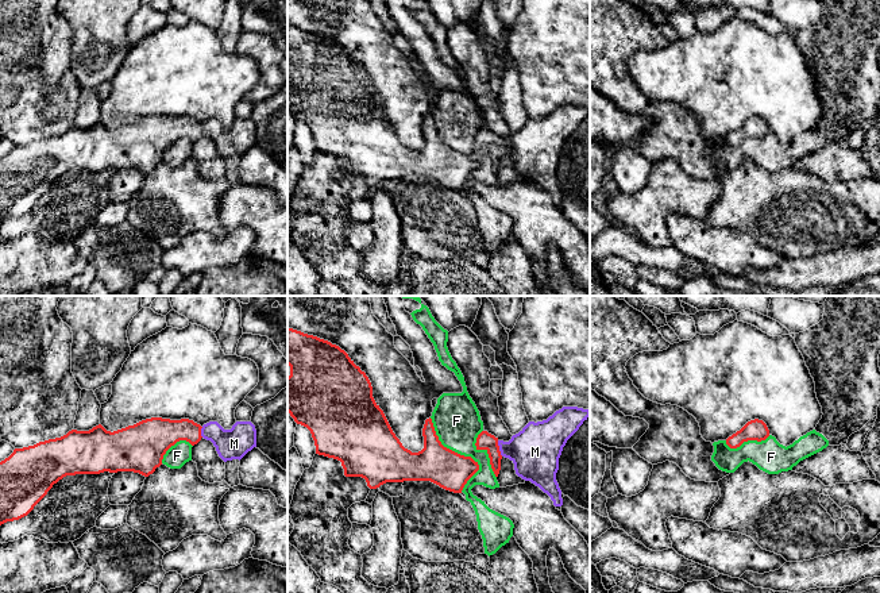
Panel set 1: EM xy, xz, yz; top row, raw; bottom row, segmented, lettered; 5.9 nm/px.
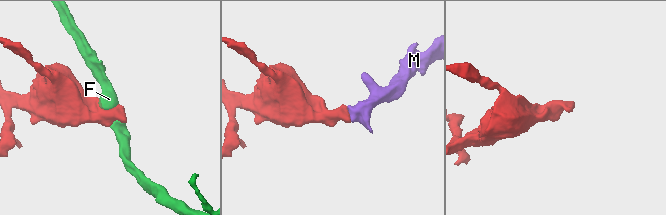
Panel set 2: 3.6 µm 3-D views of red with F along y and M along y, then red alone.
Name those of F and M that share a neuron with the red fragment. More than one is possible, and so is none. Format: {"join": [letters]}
{"join": ["M"]}

